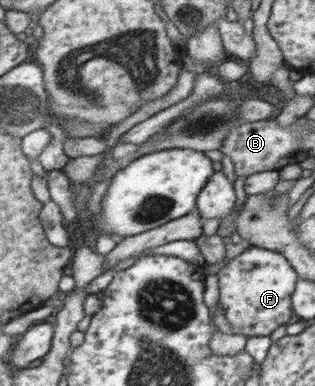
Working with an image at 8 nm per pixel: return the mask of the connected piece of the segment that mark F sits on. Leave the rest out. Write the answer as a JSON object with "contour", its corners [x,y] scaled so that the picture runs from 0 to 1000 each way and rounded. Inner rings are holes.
{"contour":[[[794,637],[711,684],[686,707],[695,749],[689,785],[708,801],[730,865],[781,876],[851,870],[883,842],[921,826],[921,759],[937,749],[946,712],[898,658]]]}

